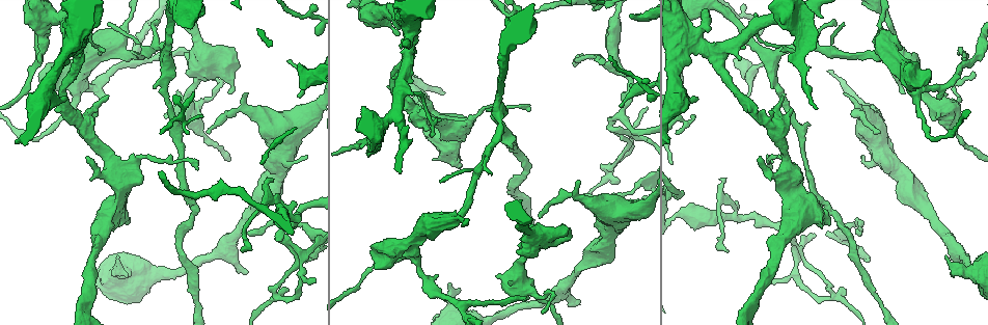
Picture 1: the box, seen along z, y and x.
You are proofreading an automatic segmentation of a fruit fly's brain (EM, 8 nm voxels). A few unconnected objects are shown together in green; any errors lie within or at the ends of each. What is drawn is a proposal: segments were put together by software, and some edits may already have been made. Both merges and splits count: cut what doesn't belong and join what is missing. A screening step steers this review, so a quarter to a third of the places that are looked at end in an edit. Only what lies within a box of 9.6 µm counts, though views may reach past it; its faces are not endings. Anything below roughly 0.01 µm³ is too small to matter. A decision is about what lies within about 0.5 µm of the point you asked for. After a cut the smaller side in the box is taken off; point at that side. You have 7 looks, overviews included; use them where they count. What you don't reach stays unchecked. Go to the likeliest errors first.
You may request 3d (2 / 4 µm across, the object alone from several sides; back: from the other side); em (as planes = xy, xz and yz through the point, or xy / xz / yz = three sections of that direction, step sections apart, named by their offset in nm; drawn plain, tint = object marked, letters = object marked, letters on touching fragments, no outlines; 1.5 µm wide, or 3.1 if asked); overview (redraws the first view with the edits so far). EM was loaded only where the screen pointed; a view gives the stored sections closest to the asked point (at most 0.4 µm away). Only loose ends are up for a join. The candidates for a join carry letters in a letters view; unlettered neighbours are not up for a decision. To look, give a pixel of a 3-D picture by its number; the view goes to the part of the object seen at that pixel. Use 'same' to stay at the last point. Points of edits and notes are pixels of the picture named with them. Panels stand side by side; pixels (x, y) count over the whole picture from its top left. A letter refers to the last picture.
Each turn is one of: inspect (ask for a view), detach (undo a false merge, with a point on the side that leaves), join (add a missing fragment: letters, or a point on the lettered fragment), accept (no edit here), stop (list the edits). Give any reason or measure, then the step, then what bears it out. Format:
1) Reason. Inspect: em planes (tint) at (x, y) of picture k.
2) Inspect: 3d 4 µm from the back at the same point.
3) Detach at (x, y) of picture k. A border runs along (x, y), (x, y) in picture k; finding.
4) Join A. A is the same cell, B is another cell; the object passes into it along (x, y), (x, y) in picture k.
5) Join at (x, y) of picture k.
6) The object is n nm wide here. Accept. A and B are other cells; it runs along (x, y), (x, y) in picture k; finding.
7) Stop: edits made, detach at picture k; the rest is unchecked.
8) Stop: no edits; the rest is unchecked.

Thick end. Inspect: em planes (letters) at (377, 269) of picture 1.

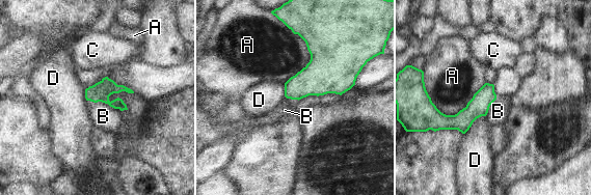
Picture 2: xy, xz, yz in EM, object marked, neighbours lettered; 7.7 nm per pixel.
Accept. A, B, C and D are other cells; a border runs along (86, 100), (107, 103), (115, 109) in picture 2; none of them fits.

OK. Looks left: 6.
Tapers out. Inspect: em planes (letters) at (866, 262) of picture 1.

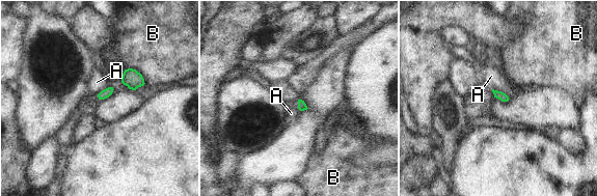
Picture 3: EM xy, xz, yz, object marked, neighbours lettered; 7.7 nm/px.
Accept. A and B are other cells; a border runs along (492, 88), (503, 91), (509, 99) in picture 3; none of them fits.

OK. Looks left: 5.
Branch stops here. Inspect: em planes (letters) at (526, 297) of picture 1.

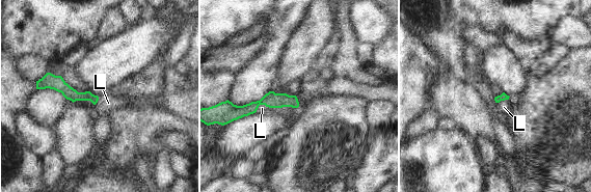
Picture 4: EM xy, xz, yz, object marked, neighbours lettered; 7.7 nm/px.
The longest contact is with L, 280 nm. Join L. L is the same cell; the object passes into it along (271, 100), (271, 107), (262, 108) in picture 4; the neuron continues.

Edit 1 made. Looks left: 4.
Stop: edits made, join at picture 4; the rest is unchecked.

